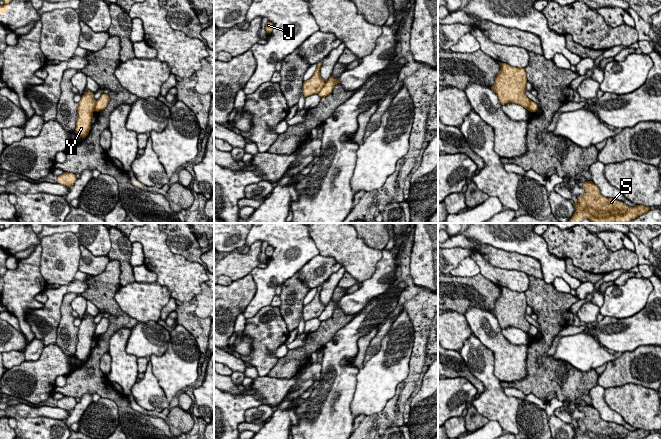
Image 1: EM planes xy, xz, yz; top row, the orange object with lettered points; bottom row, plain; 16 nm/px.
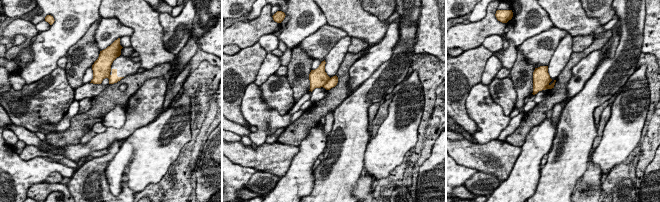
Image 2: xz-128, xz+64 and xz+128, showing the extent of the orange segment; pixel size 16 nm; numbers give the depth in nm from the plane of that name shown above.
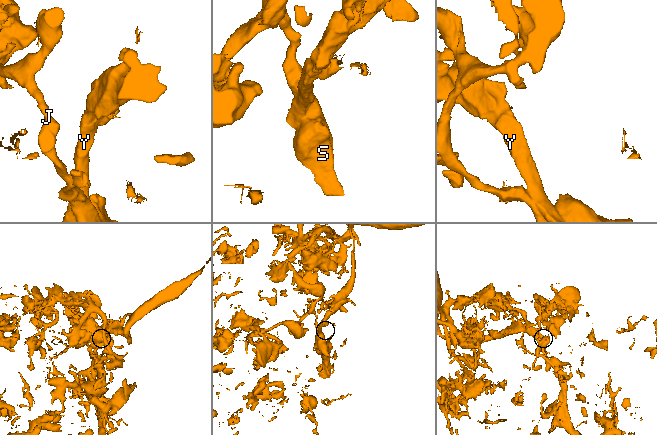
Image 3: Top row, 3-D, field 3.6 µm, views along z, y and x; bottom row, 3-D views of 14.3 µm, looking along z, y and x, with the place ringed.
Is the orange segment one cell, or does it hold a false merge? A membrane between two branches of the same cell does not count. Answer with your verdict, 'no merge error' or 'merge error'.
merge error

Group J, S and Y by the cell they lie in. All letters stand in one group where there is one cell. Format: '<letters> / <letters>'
J S / Y

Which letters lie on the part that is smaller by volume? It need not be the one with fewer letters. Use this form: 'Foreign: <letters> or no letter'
Foreign: Y

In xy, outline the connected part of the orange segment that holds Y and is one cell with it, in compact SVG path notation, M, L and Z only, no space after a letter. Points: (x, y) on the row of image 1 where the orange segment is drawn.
M88 90L86 94L82 95L78 103L78 118L74 131L82 138L85 138L91 129L91 119L95 111L95 105L96 100L94 99L94 94Z

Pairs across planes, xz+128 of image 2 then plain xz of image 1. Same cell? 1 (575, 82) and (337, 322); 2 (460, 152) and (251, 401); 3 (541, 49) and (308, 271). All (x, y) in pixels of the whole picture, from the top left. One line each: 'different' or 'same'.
1: different
2: different
3: same

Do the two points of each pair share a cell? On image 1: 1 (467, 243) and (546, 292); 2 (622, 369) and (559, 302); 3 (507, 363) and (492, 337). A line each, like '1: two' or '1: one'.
1: two
2: two
3: one

